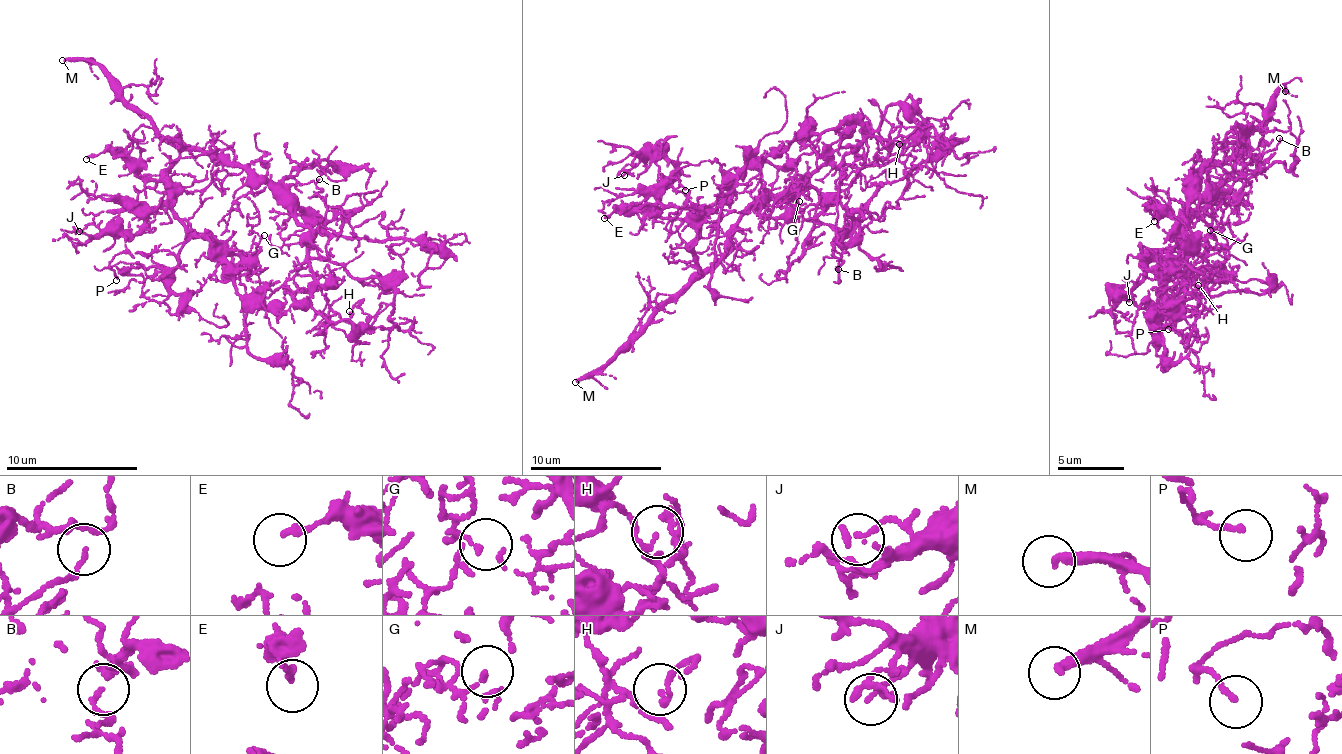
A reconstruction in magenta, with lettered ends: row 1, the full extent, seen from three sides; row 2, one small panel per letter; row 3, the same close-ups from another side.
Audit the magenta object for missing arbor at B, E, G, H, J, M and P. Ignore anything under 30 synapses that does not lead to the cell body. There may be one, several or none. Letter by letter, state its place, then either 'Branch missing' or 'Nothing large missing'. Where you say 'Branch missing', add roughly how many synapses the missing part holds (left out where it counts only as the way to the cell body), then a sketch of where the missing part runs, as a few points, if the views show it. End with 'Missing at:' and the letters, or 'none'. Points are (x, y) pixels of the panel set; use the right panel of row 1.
B: Place: (1279, 138). Nothing large missing
E: Place: (1154, 221). Nothing large missing
G: Place: (1210, 230). Nothing large missing
H: Place: (1198, 285). Nothing large missing
J: Place: (1129, 302). Nothing large missing
M: Place: (1285, 91). Branch missing. Roughly 140 synapses
P: Place: (1168, 329). Nothing large missing
Missing at: M

